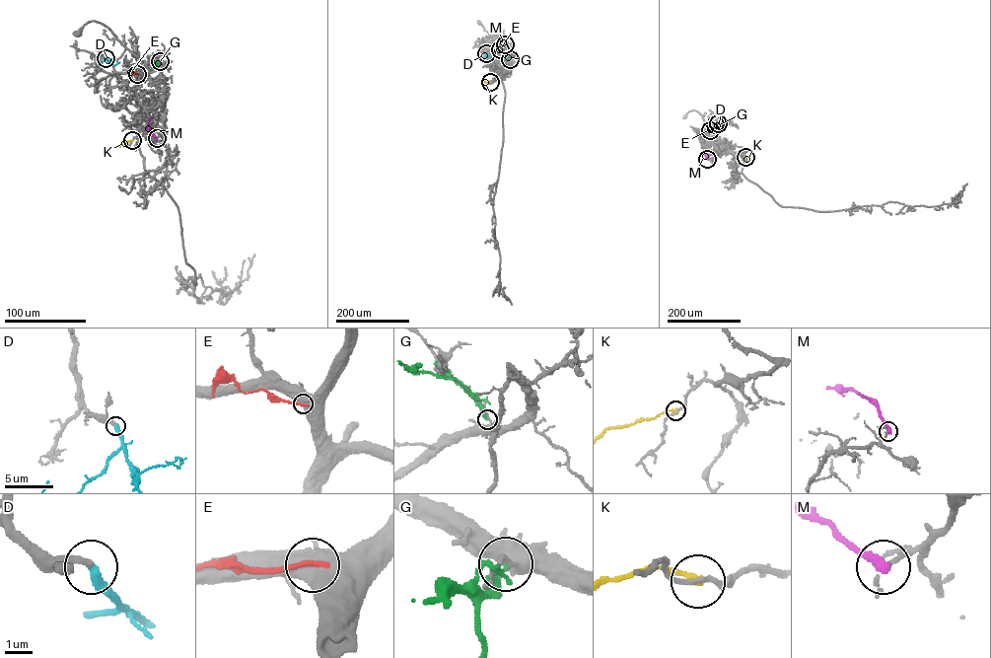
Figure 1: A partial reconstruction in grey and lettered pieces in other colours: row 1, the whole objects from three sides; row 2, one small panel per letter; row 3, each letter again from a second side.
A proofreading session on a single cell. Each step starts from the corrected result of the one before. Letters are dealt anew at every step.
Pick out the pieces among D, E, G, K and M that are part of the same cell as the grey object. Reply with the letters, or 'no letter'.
D

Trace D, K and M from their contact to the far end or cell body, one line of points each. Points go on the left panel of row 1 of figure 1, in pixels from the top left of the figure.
D: (106, 58), (112, 65), (119, 62)
K: (132, 140), (119, 146)
M: (157, 138), (147, 129), (153, 118)

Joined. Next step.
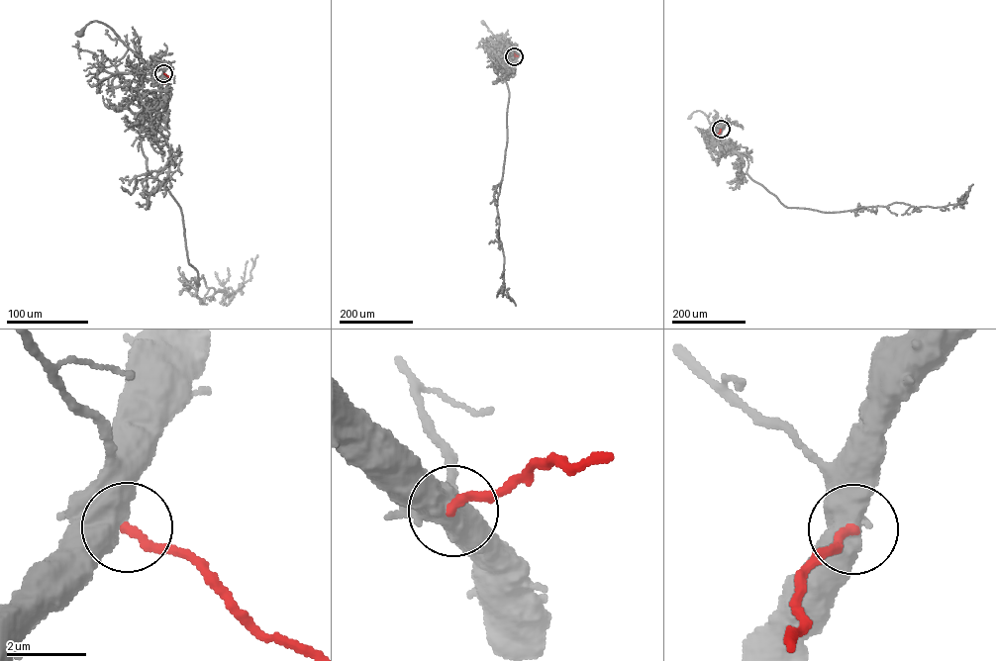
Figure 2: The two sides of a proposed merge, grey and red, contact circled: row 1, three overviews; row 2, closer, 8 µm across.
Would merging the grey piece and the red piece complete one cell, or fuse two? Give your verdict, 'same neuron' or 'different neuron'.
different neuron

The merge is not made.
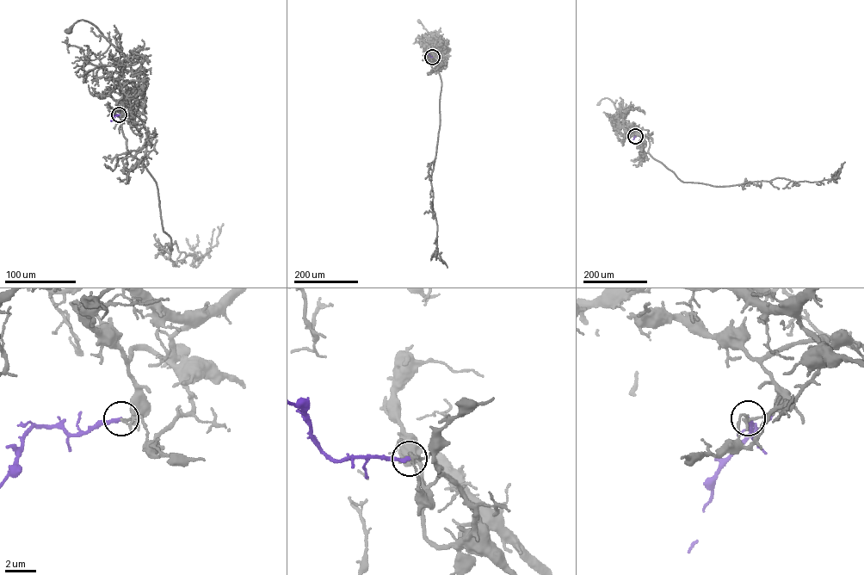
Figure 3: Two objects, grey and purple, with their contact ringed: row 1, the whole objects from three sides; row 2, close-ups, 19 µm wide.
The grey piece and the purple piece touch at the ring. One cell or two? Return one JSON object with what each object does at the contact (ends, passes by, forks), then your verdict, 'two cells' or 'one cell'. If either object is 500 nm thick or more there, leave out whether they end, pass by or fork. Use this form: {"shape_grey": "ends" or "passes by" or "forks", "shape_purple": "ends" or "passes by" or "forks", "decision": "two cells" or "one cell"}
{"shape_grey": "passes by", "shape_purple": "ends", "decision": "two cells"}

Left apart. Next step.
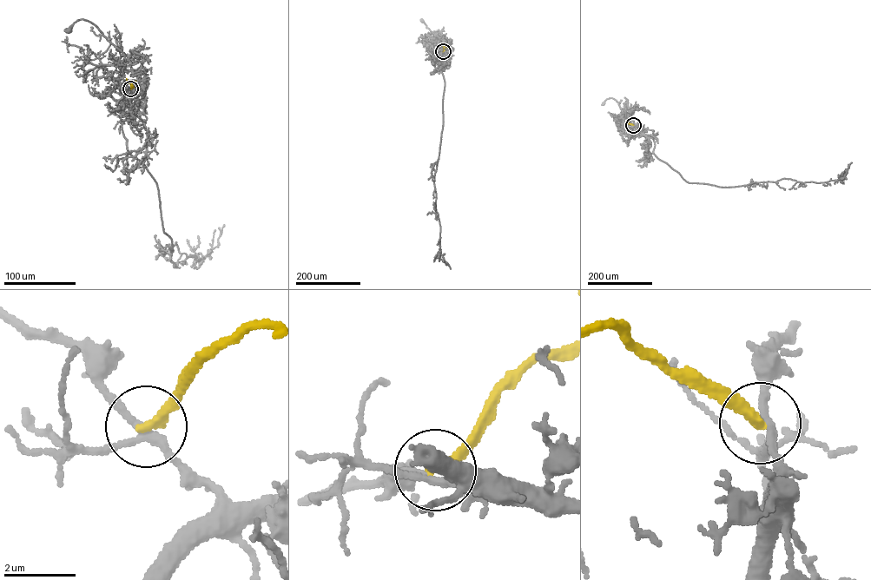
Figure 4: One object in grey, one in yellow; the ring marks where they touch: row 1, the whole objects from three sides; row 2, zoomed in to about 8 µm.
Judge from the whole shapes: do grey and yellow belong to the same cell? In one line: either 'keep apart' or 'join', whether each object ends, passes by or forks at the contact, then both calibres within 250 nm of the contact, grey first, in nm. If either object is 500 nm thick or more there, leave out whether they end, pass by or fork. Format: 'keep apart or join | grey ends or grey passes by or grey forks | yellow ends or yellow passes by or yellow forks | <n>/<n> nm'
keep apart | grey forks | yellow ends | 200/300 nm

